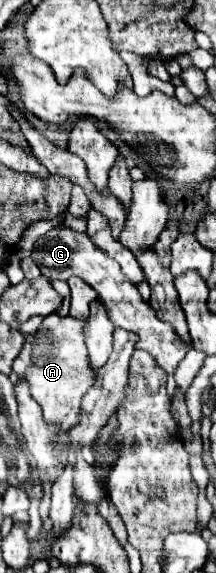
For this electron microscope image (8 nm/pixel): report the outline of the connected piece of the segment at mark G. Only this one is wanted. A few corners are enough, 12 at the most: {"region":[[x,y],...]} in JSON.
{"region":[[65,226],[35,242],[49,280],[85,280],[167,374],[189,344],[119,264]]}

